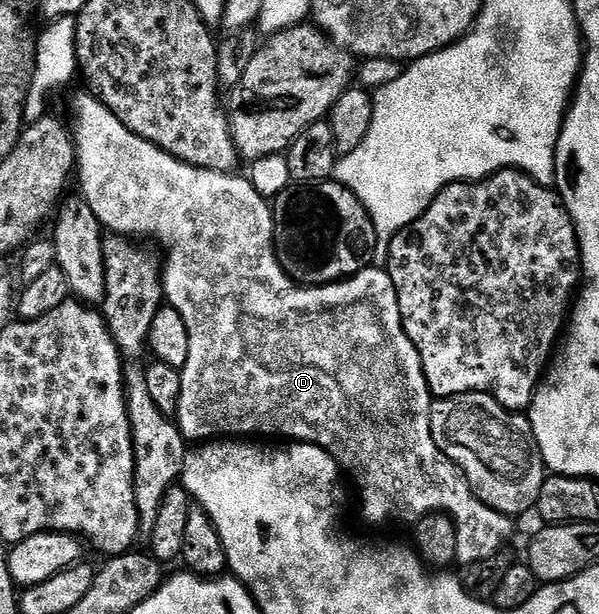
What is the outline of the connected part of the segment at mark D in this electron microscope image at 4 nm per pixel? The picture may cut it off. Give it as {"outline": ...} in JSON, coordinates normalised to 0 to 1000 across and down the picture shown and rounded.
{"outline":[[[139,148],[120,164],[120,197],[117,215],[127,243],[125,287],[134,287],[132,313],[150,331],[169,368],[182,381],[209,389],[255,386],[280,410],[270,428],[270,484],[311,526],[314,541],[314,583],[301,601],[301,642],[294,658],[290,687],[314,721],[346,721],[356,715],[414,715],[419,705],[436,705],[441,712],[481,712],[482,720],[529,725],[559,748],[563,759],[576,772],[588,775],[591,788],[601,795],[601,836],[621,855],[641,855],[646,849],[683,849],[693,852],[720,836],[738,836],[753,842],[761,860],[761,914],[770,922],[798,917],[813,907],[830,906],[835,894],[855,875],[856,844],[845,836],[825,832],[816,822],[795,814],[795,805],[775,782],[766,761],[731,730],[721,707],[721,668],[725,648],[715,634],[708,599],[701,590],[691,559],[678,546],[674,521],[664,500],[664,480],[651,454],[646,436],[609,435],[589,451],[571,458],[554,458],[548,464],[506,466],[494,463],[474,446],[474,436],[461,419],[454,334],[431,311],[424,311],[412,287],[394,288],[387,282],[361,282],[354,275],[332,275],[285,256],[242,223],[232,223],[202,200],[185,181],[152,150]]]}

